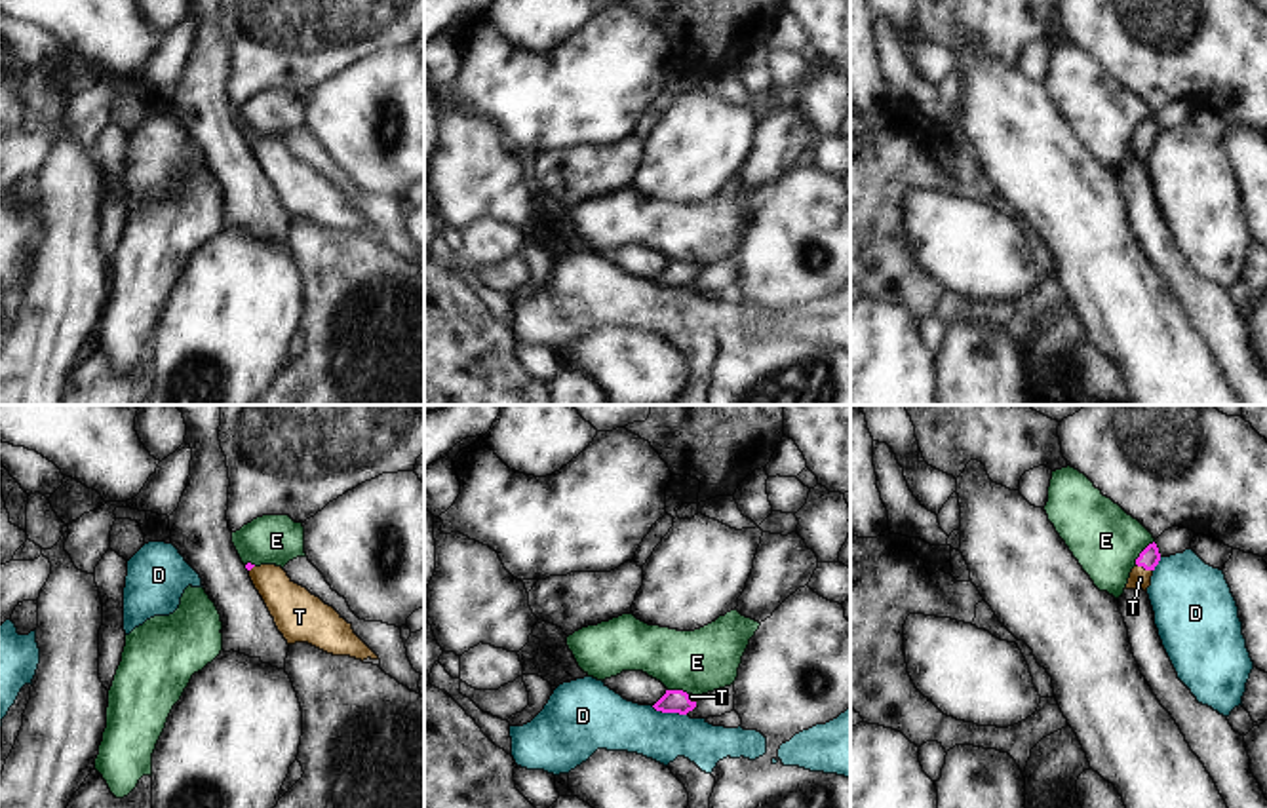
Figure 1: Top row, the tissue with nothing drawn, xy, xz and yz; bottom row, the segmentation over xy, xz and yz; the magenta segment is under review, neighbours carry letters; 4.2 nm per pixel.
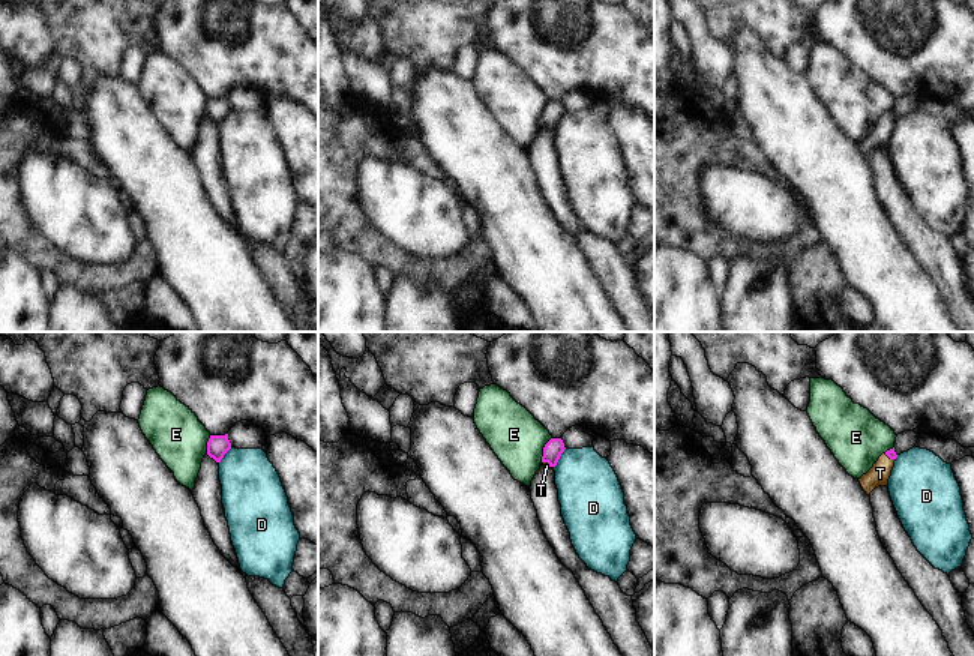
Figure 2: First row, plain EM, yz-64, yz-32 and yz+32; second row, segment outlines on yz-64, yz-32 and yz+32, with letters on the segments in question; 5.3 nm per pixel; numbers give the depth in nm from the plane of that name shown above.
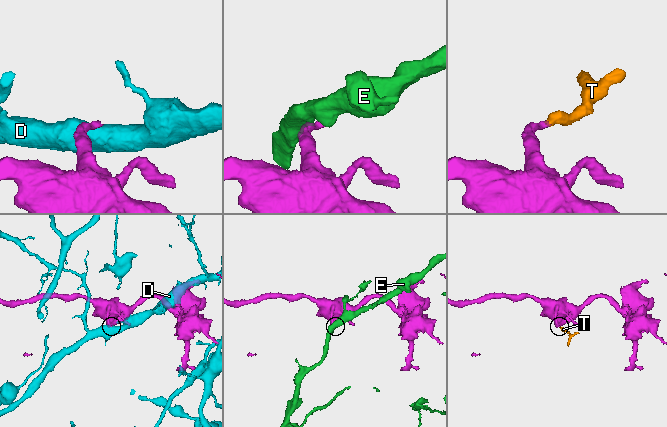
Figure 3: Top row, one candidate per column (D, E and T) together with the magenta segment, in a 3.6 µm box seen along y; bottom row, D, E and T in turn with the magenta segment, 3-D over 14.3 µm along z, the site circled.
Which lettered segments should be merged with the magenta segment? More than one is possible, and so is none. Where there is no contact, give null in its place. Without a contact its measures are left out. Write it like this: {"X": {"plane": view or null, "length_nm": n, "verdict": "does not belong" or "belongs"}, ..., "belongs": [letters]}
{"D": {"plane": "xz", "length_nm": 160, "verdict": "does not belong"}, "E": {"plane": "yz", "length_nm": 130, "verdict": "does not belong"}, "T": {"plane": "yz", "length_nm": 80, "verdict": "belongs"}, "belongs": ["T"]}

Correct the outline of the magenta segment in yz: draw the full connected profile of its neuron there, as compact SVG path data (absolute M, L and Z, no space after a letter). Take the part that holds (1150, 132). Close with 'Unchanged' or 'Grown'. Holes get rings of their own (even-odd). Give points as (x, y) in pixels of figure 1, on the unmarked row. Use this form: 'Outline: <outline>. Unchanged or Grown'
Outline: M1153 116L1136 133L1136 141L1132 143L1124 164L1147 165L1147 162L1151 160L1153 144L1159 139L1159 135L1160 135L1160 127L1159 127L1157 118Z. Grown.

